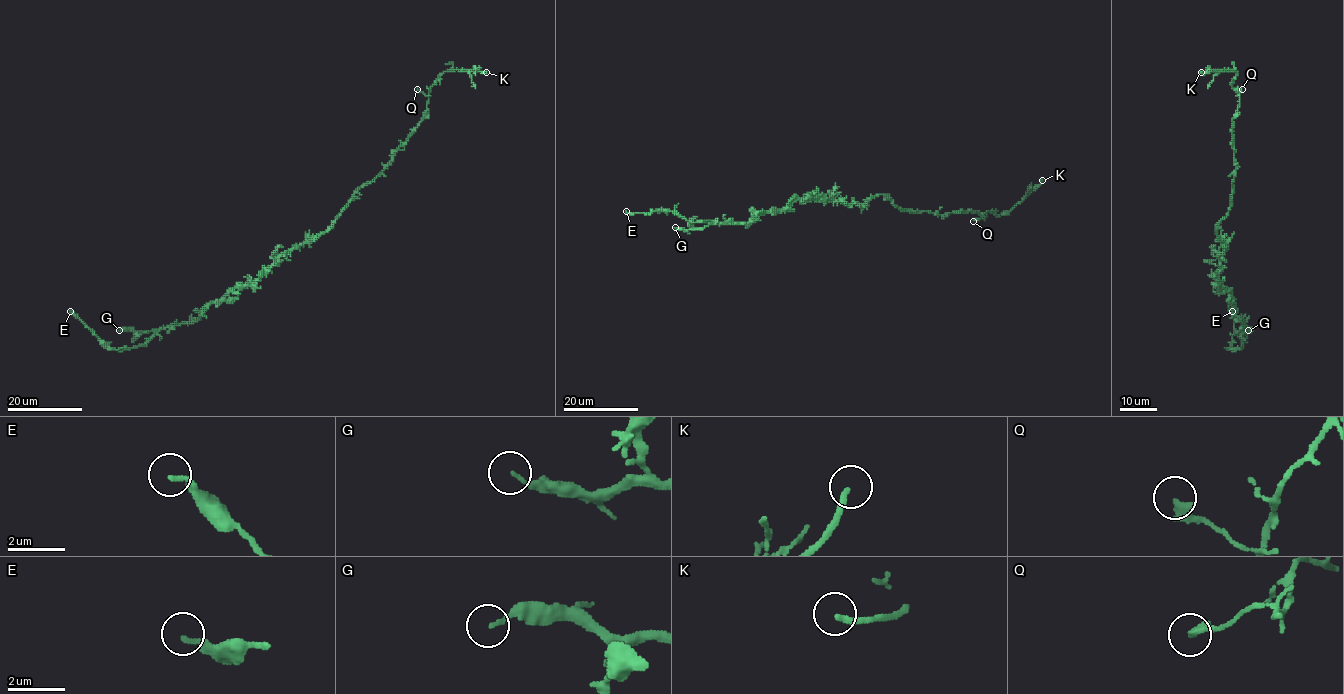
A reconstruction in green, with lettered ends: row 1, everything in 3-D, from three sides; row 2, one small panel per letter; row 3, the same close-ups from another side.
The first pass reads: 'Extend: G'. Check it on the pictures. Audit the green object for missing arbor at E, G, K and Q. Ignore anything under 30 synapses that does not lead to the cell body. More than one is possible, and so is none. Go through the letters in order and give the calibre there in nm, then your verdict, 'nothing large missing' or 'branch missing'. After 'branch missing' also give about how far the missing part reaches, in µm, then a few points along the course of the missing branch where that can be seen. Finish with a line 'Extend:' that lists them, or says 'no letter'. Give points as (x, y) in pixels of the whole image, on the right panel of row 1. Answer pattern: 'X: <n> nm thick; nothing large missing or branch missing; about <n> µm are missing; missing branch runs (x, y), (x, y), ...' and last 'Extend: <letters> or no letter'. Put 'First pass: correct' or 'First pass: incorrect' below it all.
E: 200 nm thick; nothing large missing
G: 110 nm thick; nothing large missing
K: 240 nm thick; branch missing; about 8 µm are missing; missing branch runs (1201, 72), (1186, 66), (1183, 73)
Q: 320 nm thick; nothing large missing
Extend: K
First pass: incorrect

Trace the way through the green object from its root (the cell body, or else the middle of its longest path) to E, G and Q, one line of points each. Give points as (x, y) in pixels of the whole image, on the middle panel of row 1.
E: (861, 204), (814, 196), (794, 200), (778, 210), (758, 212), (746, 223), (690, 222), (661, 210), (626, 211)
G: (861, 204), (814, 196), (794, 200), (778, 210), (758, 212), (746, 223), (714, 223), (686, 230), (675, 227)
Q: (861, 204), (878, 195), (887, 195), (902, 210), (942, 215), (978, 211), (984, 218), (973, 221)

